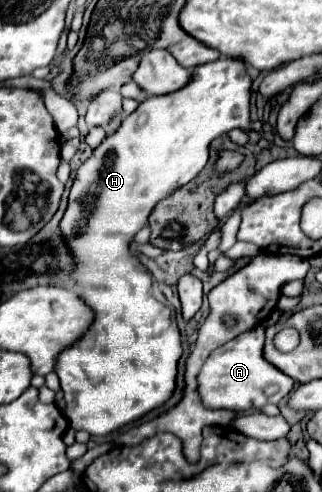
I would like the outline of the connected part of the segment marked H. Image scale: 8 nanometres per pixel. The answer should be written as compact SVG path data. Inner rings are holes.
M219 57L209 65L199 65L195 69L195 77L185 89L145 99L75 171L67 211L59 229L75 261L71 279L77 287L81 287L79 297L93 309L93 323L73 345L55 357L53 369L65 393L65 417L75 431L83 429L91 435L107 435L131 421L137 421L171 397L175 389L177 361L183 353L179 329L173 311L151 295L151 273L147 273L137 257L133 257L131 241L135 233L147 225L153 205L199 175L209 159L209 143L215 137L225 135L235 127L245 131L262 130L264 122L253 122L249 117L249 87L251 79L245 73L245 63L239 59ZM69 213L79 213L81 217L73 219Z

